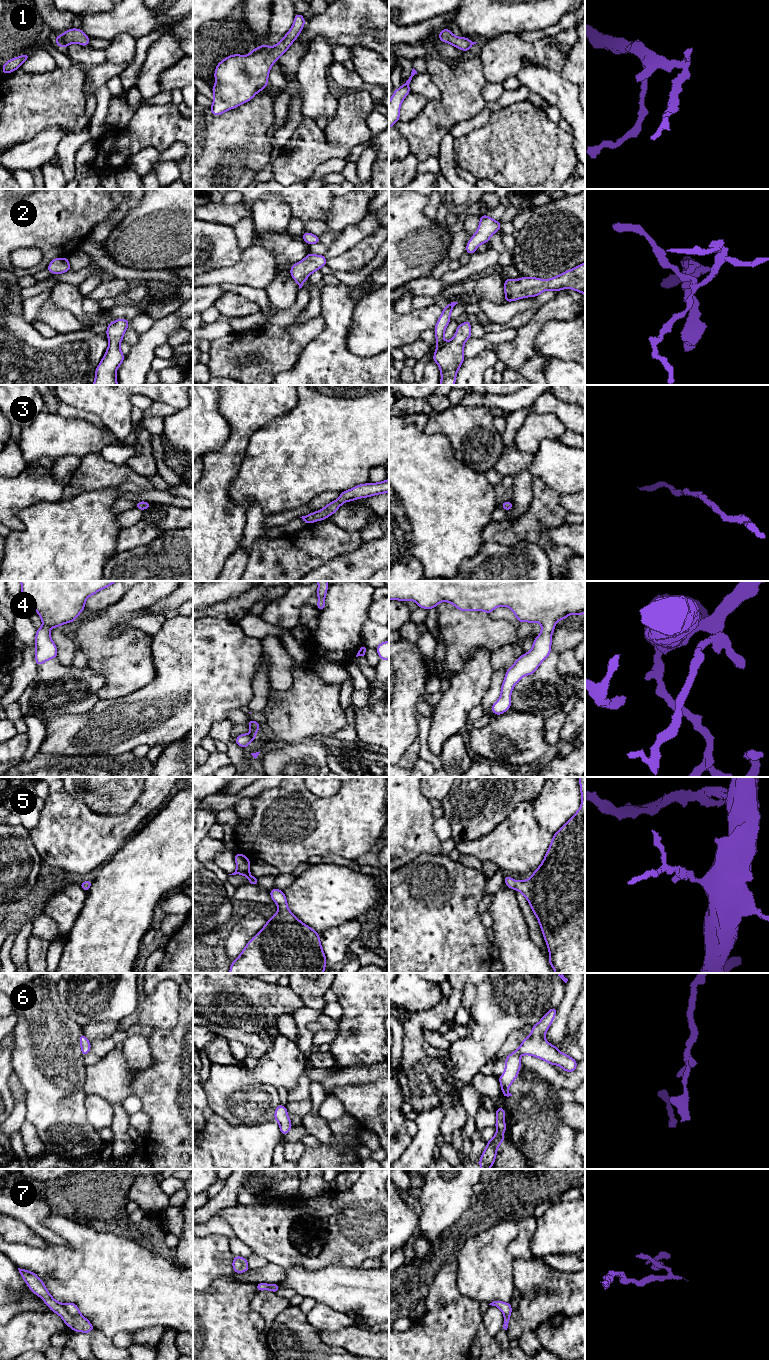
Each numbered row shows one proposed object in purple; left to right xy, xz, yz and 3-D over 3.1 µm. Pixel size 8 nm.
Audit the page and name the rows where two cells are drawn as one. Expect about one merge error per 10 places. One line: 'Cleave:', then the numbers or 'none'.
Cleave: none

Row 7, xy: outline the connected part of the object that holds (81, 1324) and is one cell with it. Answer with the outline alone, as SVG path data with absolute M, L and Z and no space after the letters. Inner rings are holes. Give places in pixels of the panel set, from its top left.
M18 1268L18 1270L30 1290L38 1295L51 1311L58 1314L66 1326L69 1326L73 1331L87 1334L95 1328L90 1321L80 1313L75 1303L68 1302L63 1304L56 1301L36 1273L20 1268Z

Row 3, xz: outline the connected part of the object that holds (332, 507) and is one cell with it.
M389 479L378 483L368 482L366 484L360 484L349 490L341 492L337 500L330 502L319 511L302 516L300 518L302 518L306 524L325 520L327 517L335 513L338 508L345 502L354 501L359 498L367 498L377 494L384 494L386 492L389 492Z

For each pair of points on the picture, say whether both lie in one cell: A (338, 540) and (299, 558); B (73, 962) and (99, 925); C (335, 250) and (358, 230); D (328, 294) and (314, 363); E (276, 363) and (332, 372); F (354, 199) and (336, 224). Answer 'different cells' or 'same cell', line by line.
A: same cell
B: same cell
C: same cell
D: same cell
E: different cells
F: same cell

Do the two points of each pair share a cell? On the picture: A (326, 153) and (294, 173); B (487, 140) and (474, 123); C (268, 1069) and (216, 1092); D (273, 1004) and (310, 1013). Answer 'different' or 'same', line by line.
A: same
B: different
C: different
D: different

